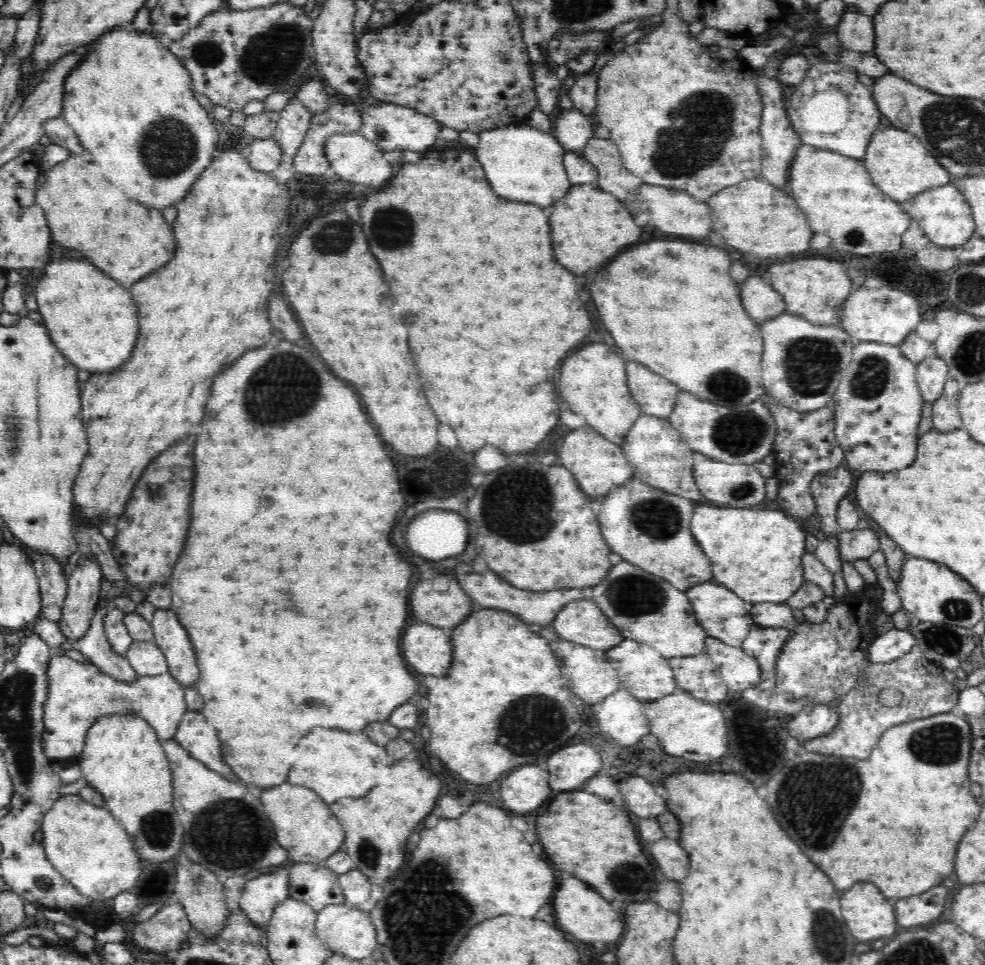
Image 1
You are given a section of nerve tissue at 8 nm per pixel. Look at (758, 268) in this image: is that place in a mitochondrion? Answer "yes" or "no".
no

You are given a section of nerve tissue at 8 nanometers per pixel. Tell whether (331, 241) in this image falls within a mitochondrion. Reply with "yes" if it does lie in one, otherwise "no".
yes

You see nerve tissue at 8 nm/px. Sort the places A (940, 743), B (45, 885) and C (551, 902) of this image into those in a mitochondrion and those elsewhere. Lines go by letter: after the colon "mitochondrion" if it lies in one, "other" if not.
A: mitochondrion
B: other
C: other

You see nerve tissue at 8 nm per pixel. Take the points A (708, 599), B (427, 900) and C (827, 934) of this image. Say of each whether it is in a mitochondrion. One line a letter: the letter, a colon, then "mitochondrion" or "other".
A: other
B: mitochondrion
C: mitochondrion

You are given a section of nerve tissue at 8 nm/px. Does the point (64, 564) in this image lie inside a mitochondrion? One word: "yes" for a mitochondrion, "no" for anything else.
no

